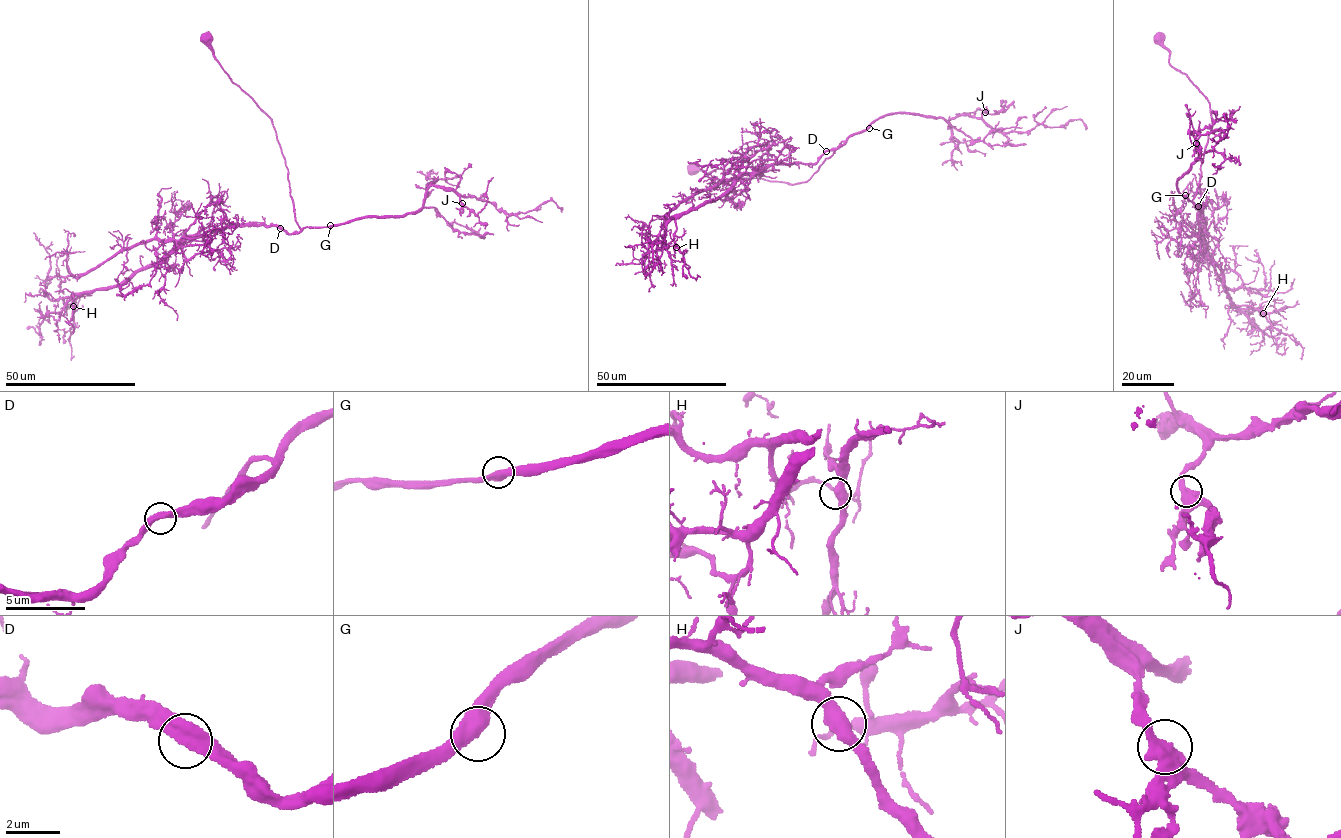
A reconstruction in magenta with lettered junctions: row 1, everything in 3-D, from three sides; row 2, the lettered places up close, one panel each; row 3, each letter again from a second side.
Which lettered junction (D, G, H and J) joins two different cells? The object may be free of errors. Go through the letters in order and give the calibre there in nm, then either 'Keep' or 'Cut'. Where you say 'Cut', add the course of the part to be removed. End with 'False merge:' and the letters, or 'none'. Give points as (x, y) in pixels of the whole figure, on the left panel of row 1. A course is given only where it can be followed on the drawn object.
D: Thickness 480 nm. Keep
G: Thickness 500 nm. Keep
H: Thickness 480 nm. Keep
J: Thickness 480 nm. Keep
False merge: none

